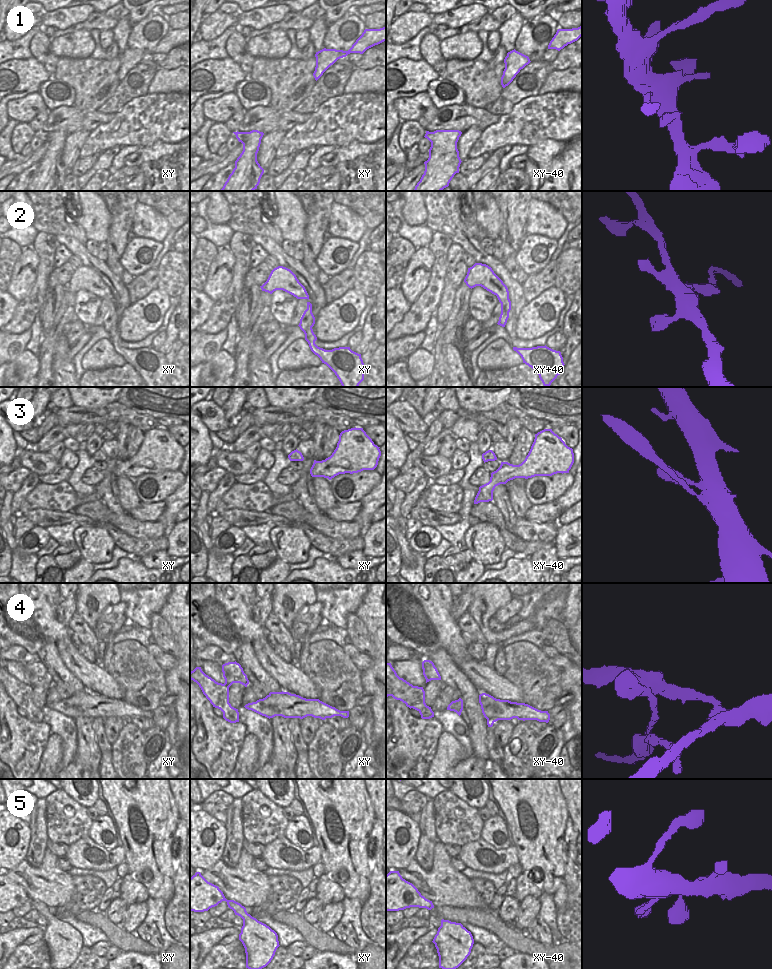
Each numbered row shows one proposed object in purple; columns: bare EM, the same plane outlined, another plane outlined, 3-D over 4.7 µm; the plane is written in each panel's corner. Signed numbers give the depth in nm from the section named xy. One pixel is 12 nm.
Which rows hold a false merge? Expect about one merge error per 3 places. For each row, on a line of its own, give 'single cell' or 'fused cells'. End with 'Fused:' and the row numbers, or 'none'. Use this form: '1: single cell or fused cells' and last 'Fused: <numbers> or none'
1: single cell
2: fused cells
3: single cell
4: fused cells
5: single cell
Fused: 2, 4

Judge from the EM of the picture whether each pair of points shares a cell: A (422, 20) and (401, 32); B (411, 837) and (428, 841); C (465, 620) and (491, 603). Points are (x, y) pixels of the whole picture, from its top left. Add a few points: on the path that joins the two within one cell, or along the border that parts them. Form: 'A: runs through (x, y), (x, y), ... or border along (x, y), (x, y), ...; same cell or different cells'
A: runs through (417, 21), (410, 23), (406, 27); same cell
B: border along (418, 823), (420, 836), (413, 858); different cells
C: border along (468, 610), (484, 636); different cells

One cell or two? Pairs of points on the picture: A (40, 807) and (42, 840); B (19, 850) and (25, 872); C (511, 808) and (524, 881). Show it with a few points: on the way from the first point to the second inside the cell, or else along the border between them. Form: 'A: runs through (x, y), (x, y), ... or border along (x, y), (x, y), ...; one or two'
A: runs through (39, 815), (39, 832); one
B: border along (24, 859), (10, 870); two
C: border along (522, 870), (534, 870), (542, 877), (542, 884); two

